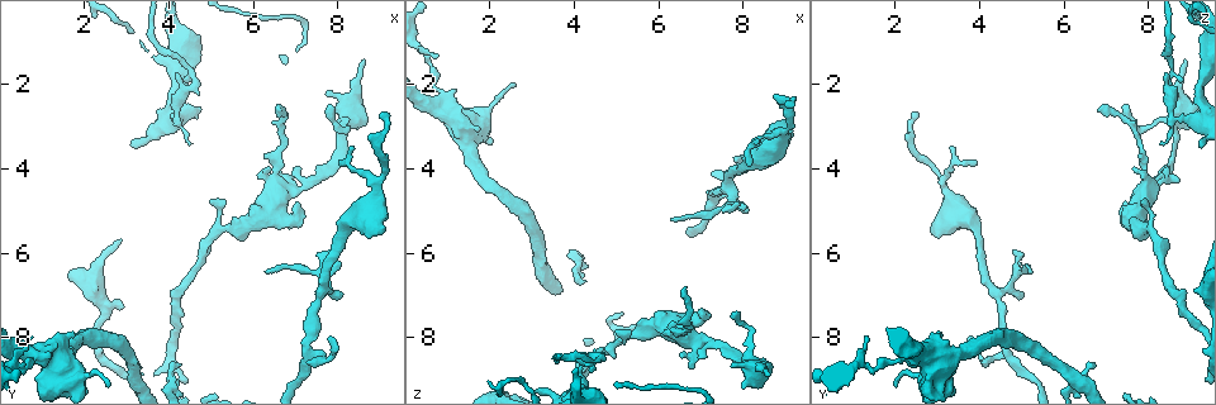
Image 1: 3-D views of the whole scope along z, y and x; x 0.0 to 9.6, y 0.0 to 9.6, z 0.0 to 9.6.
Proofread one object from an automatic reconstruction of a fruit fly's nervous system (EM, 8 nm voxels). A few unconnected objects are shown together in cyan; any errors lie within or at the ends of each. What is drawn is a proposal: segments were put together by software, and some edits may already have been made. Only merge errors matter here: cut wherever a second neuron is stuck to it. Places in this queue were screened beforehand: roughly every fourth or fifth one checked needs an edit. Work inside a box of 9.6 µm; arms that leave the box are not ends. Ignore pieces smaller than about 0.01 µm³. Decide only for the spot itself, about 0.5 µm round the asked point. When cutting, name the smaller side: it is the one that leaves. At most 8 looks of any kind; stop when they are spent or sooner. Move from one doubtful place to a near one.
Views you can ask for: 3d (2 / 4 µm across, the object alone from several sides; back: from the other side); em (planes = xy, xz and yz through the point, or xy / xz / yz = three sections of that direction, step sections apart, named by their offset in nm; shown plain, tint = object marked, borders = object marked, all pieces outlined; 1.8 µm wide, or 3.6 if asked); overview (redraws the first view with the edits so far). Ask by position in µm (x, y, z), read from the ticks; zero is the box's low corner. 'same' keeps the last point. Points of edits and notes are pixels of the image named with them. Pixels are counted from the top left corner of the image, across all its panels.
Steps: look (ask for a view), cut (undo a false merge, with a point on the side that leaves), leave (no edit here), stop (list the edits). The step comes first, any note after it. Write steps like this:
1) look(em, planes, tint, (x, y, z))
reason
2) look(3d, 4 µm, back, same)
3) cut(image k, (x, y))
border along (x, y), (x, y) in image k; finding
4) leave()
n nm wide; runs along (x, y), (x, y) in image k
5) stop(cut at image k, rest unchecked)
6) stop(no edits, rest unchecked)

look(em, planes, tint, (7.65, 6.85, 4.35))
side arm on a straight run

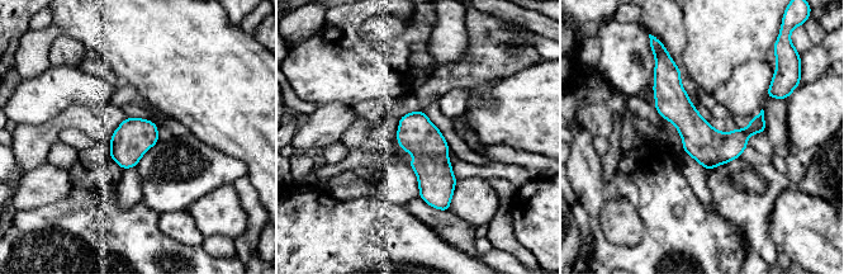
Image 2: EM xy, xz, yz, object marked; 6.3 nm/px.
leave()
runs along (663, 69), (710, 140), (762, 128) in image 2; one neuron here

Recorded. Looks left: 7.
look(3d, 2 µm, (6.55, 4.55, 7.95))
abrupt turn

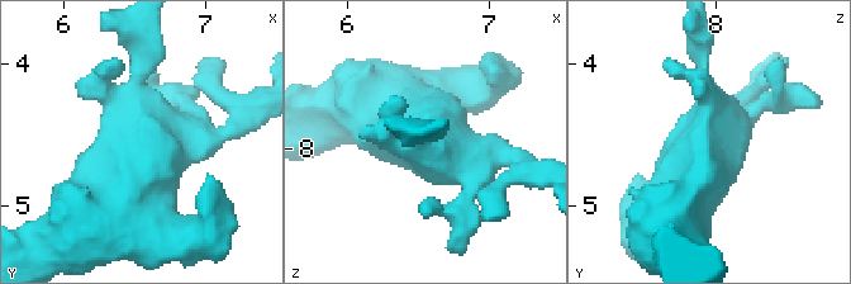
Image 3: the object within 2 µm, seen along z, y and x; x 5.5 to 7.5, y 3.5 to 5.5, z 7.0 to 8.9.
look(em, xz, step 4, tint, (6.62, 4.56, 7.94))

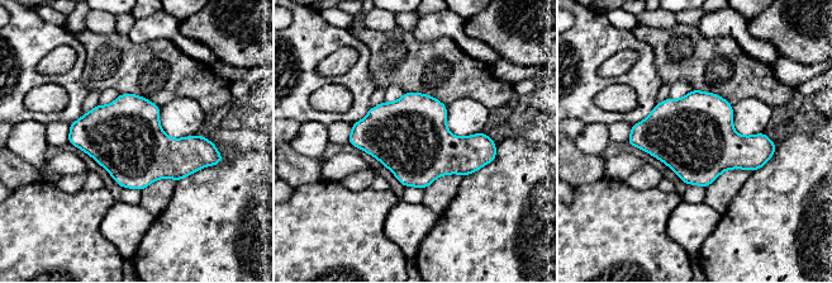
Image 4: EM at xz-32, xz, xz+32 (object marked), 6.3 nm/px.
look(em, planes, tint, same)

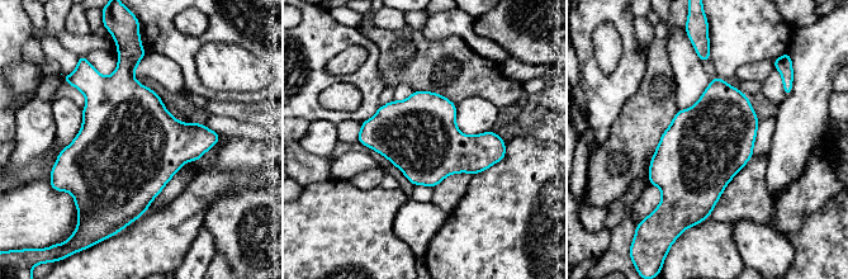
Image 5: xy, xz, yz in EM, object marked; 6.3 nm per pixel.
leave()
all the same neuron

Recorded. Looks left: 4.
look(3d, 2 µm, back, (4.20, 2.75, 8.65))
narrows sharply

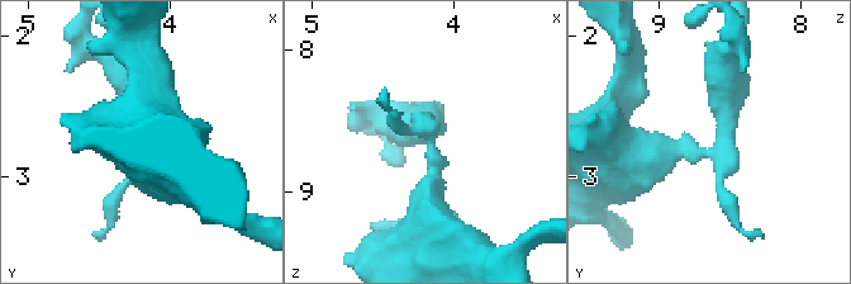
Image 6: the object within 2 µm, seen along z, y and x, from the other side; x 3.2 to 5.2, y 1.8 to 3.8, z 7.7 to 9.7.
look(em, planes, tint, (4.16, 2.82, 8.68))
shape alone is not enough

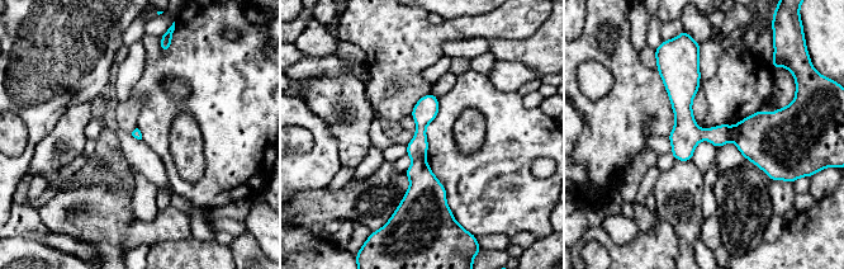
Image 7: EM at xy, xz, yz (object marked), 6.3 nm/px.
cut(image 7, (417, 149))
the part that leaves runs along (692, 59), (683, 74), (682, 157) in image 7; a second neuron is stuck on

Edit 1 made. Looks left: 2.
stop(cut at image 7, rest unchecked)

